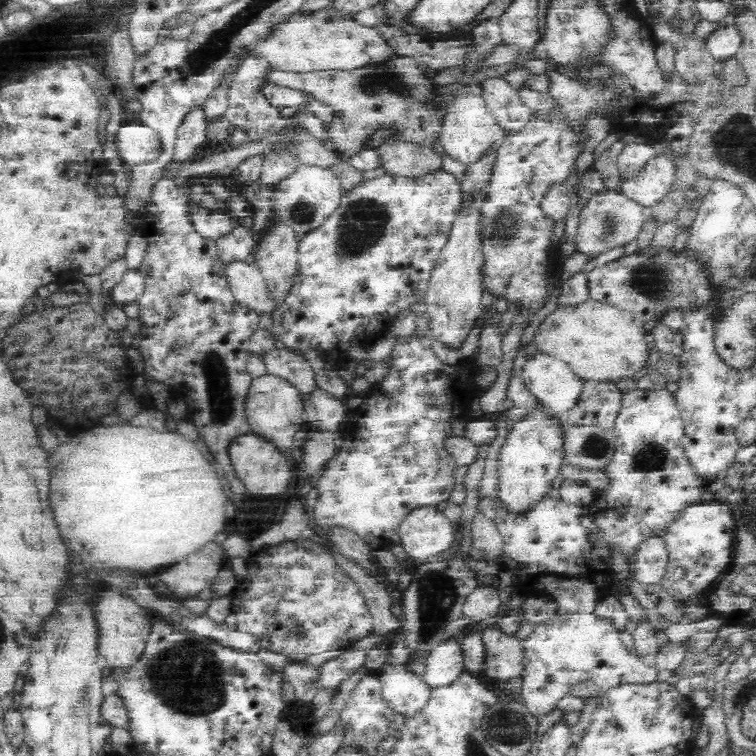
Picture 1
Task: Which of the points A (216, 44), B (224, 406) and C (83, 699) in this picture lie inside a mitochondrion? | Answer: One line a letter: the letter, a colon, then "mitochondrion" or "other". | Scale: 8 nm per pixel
A: mitochondrion
B: mitochondrion
C: mitochondrion

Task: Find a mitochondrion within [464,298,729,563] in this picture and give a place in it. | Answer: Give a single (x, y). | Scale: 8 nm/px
(651, 456)

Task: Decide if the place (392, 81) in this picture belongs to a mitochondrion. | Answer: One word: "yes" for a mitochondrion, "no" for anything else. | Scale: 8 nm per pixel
yes

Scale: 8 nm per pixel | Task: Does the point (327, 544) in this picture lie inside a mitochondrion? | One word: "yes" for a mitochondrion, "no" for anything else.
no

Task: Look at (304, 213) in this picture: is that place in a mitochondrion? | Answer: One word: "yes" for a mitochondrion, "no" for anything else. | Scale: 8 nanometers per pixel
yes

